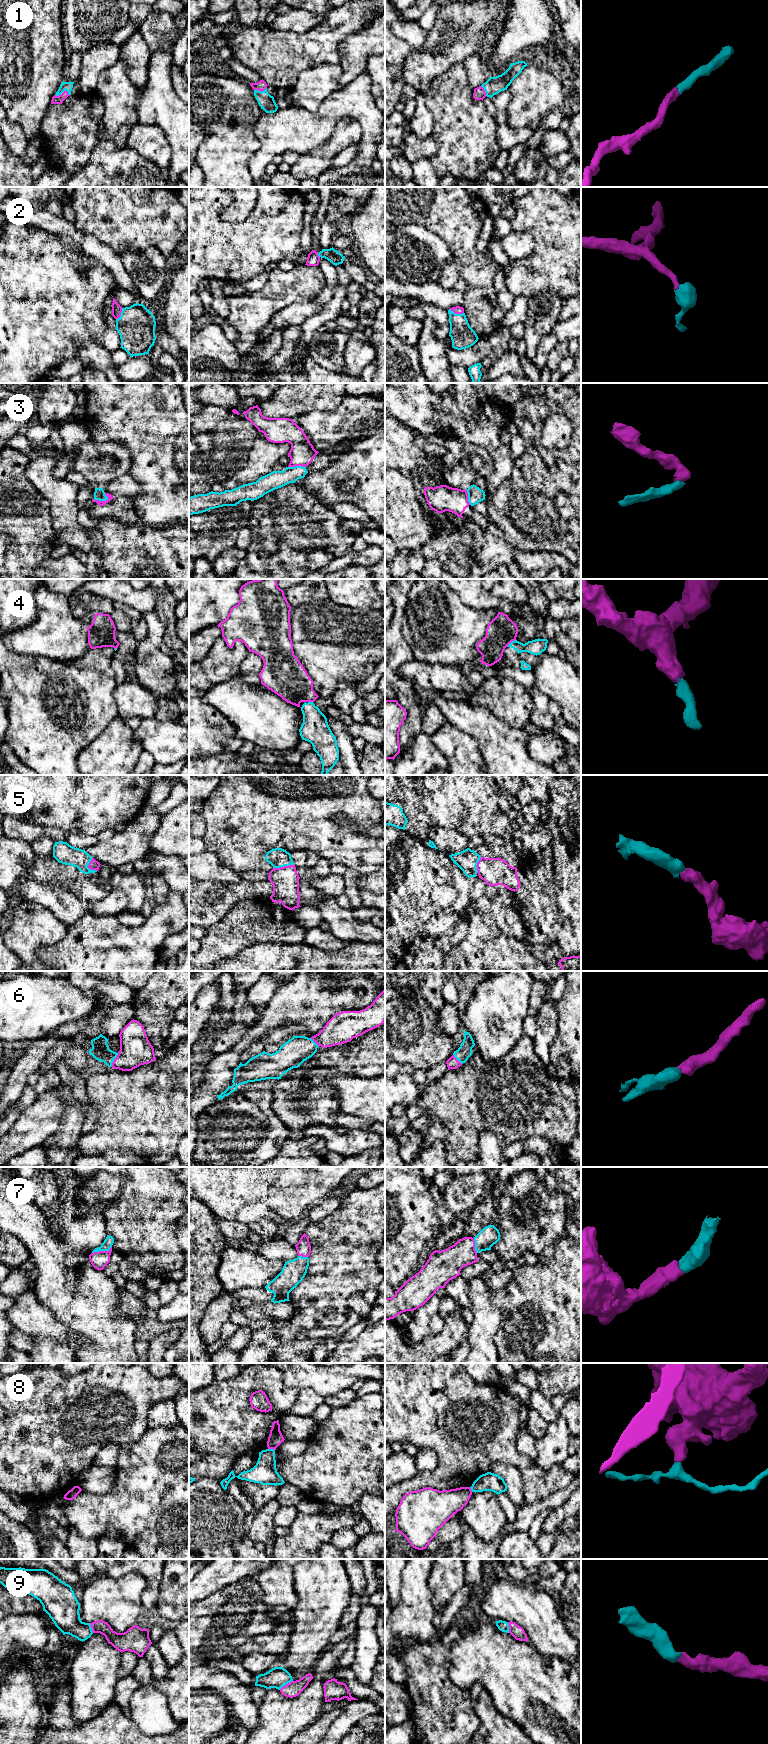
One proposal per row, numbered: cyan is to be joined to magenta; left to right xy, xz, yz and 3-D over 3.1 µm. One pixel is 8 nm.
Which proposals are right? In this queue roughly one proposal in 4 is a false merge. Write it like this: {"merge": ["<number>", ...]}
{"merge": ["1", "2", "5", "6", "7", "9"]}

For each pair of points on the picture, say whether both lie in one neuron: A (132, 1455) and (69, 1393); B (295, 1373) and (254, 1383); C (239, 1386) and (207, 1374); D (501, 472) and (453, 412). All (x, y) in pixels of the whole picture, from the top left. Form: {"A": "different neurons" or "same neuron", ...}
{"A": "different neurons", "B": "different neurons", "C": "different neurons", "D": "same neuron"}

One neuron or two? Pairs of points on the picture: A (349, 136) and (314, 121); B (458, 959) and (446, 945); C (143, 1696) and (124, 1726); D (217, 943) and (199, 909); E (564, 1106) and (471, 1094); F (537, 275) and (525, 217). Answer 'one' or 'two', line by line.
A: two
B: two
C: two
D: two
E: one
F: one

